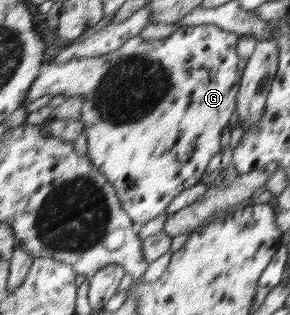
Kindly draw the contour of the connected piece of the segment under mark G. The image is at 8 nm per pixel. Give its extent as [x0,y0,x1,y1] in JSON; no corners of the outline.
[25,25,241,227]

